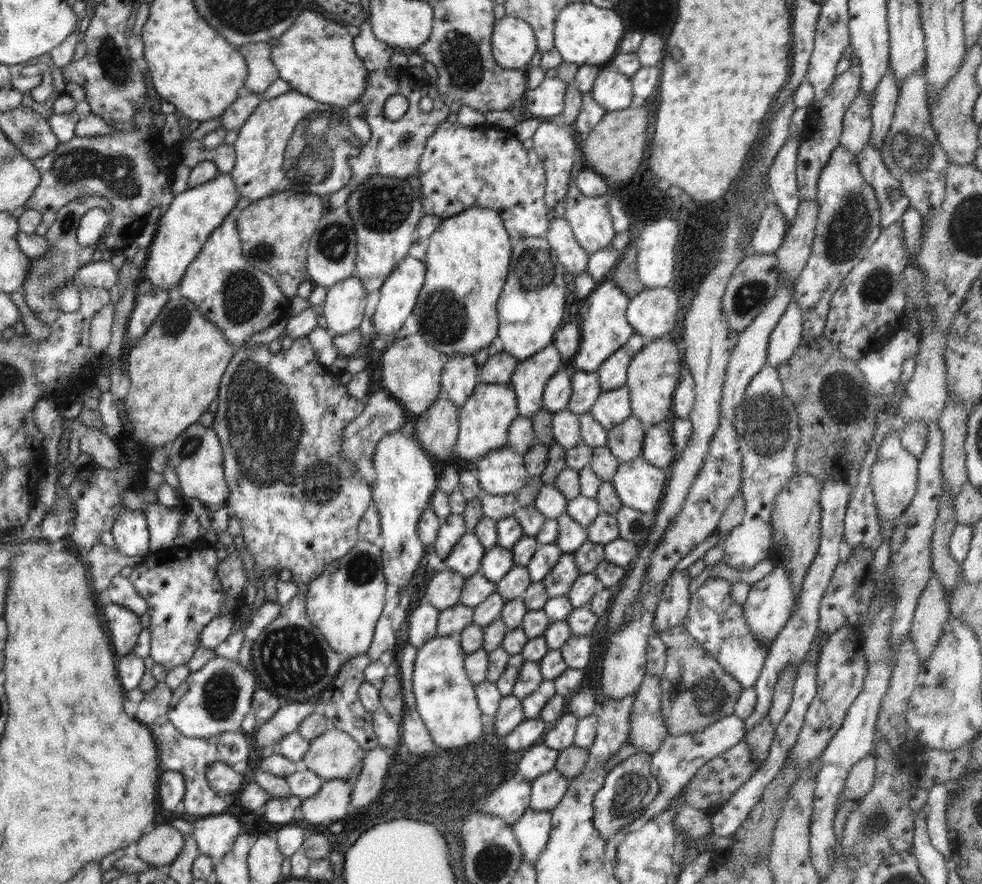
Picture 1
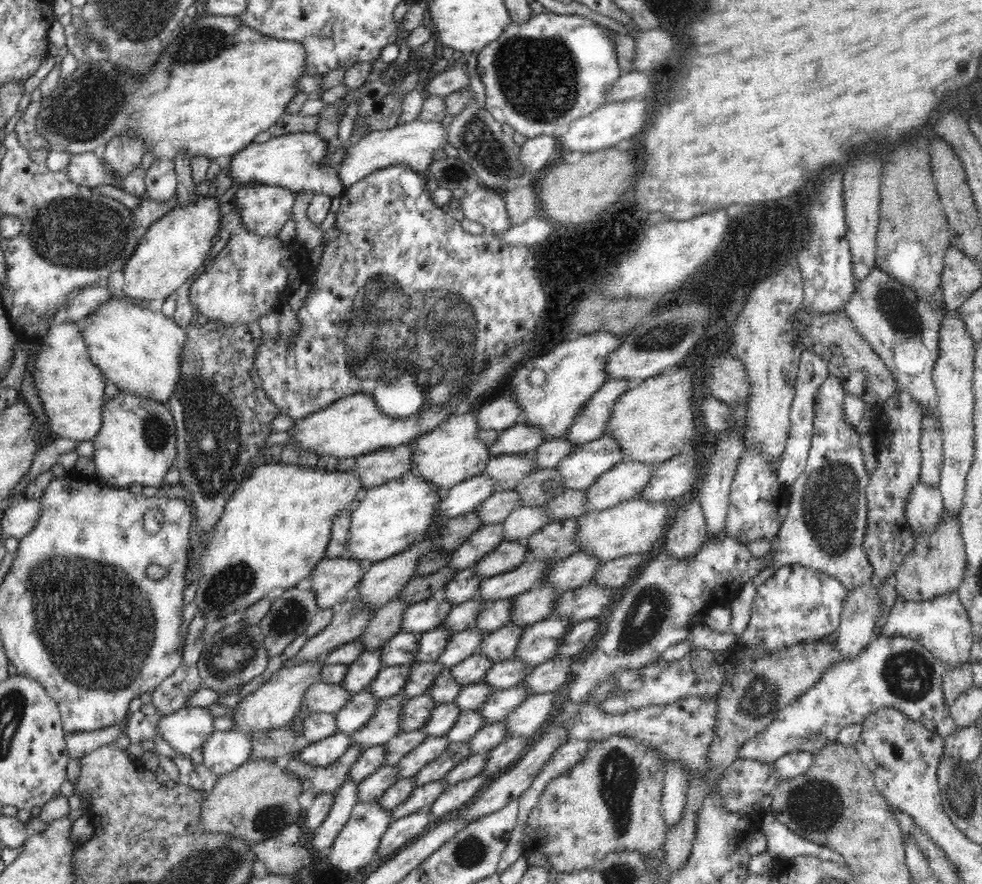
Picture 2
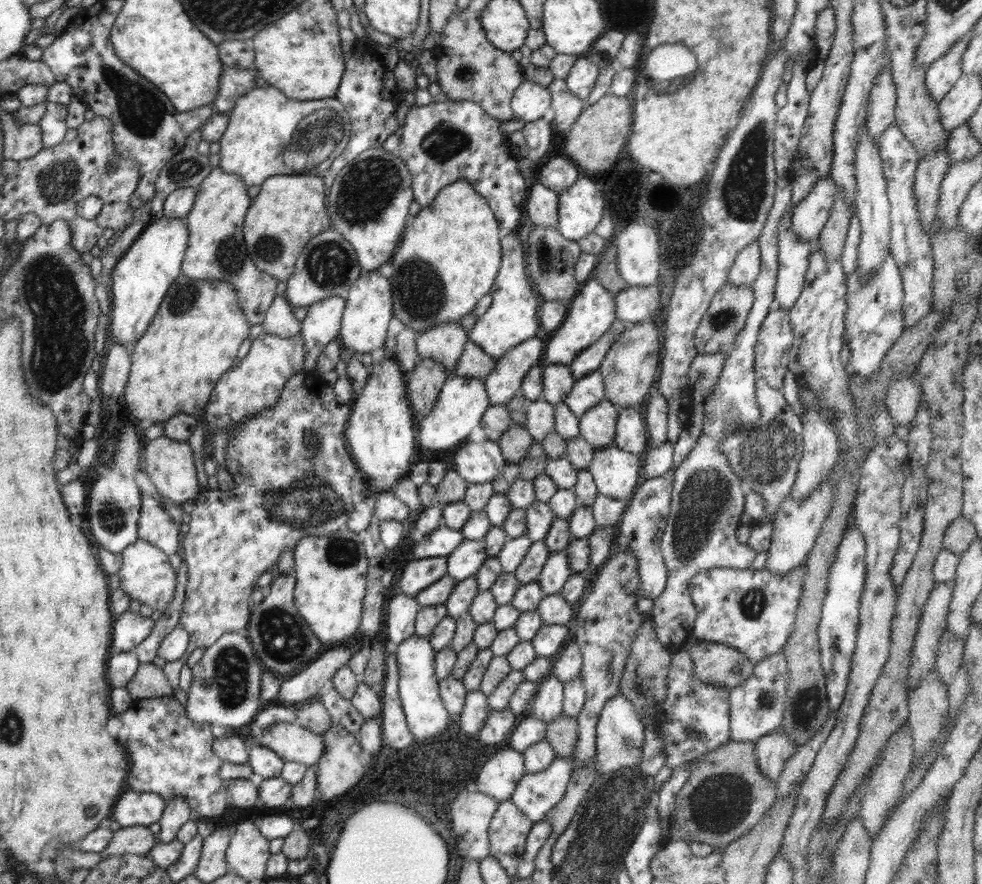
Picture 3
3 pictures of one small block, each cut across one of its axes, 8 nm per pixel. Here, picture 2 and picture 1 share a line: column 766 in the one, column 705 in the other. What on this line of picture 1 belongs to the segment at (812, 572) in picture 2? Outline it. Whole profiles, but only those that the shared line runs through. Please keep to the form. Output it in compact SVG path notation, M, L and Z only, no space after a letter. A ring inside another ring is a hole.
M708 578L691 596L684 626L688 635L702 645L742 685L742 689L753 688L764 666L767 648L750 632L742 614L743 606L734 603L730 592L728 580Z

